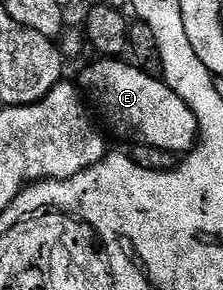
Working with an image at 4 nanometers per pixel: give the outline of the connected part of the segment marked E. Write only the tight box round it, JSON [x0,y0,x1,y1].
[77,58,199,153]

